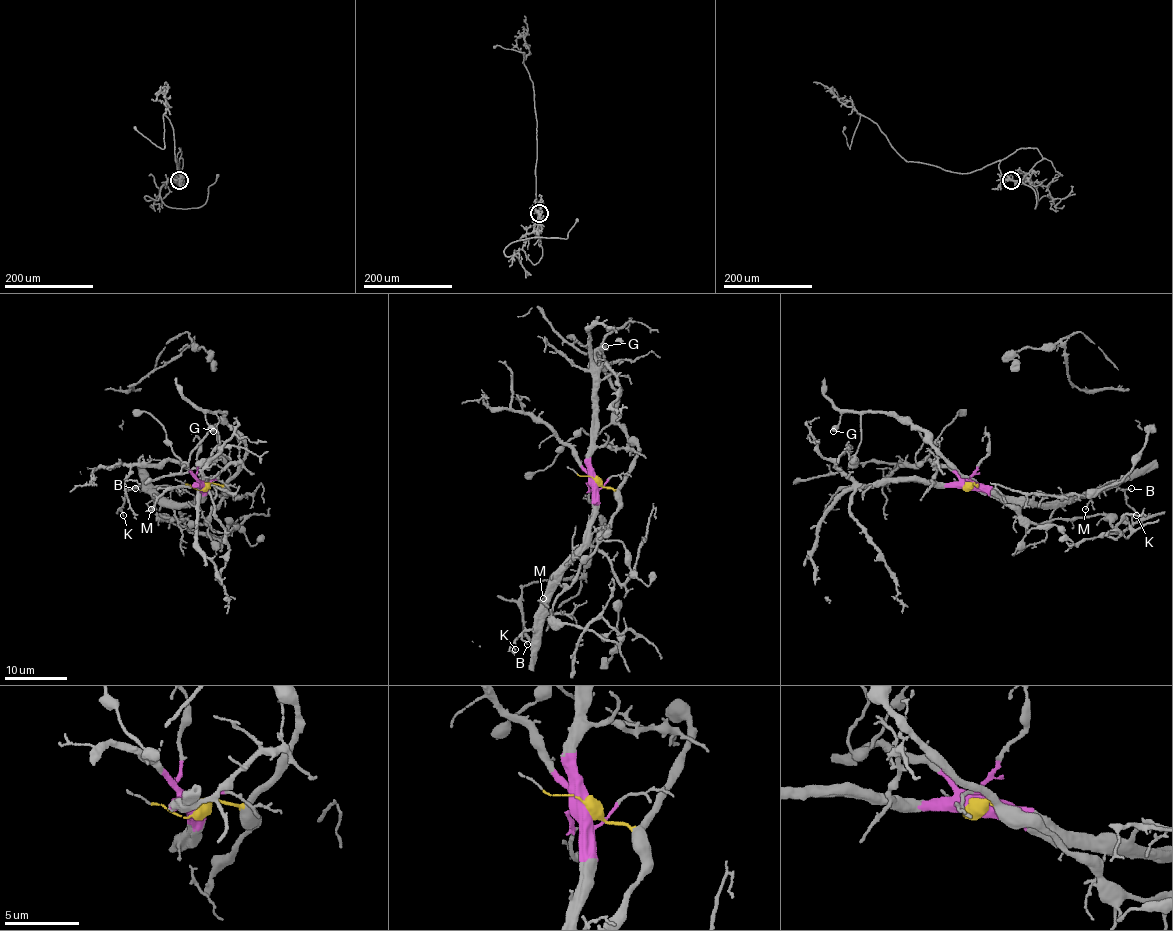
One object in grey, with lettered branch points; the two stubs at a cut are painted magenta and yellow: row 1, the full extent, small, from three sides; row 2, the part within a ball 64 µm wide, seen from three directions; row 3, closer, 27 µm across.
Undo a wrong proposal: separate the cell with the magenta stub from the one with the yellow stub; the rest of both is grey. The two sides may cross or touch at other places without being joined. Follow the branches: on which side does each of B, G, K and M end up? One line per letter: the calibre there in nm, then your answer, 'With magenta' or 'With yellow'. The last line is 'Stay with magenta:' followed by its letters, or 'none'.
B: Thickness 110 nm. With magenta
G: Thickness 600 nm. With yellow
K: Thickness 130 nm. With magenta
M: Thickness 120 nm. With magenta
Stay with magenta: B, K, M

